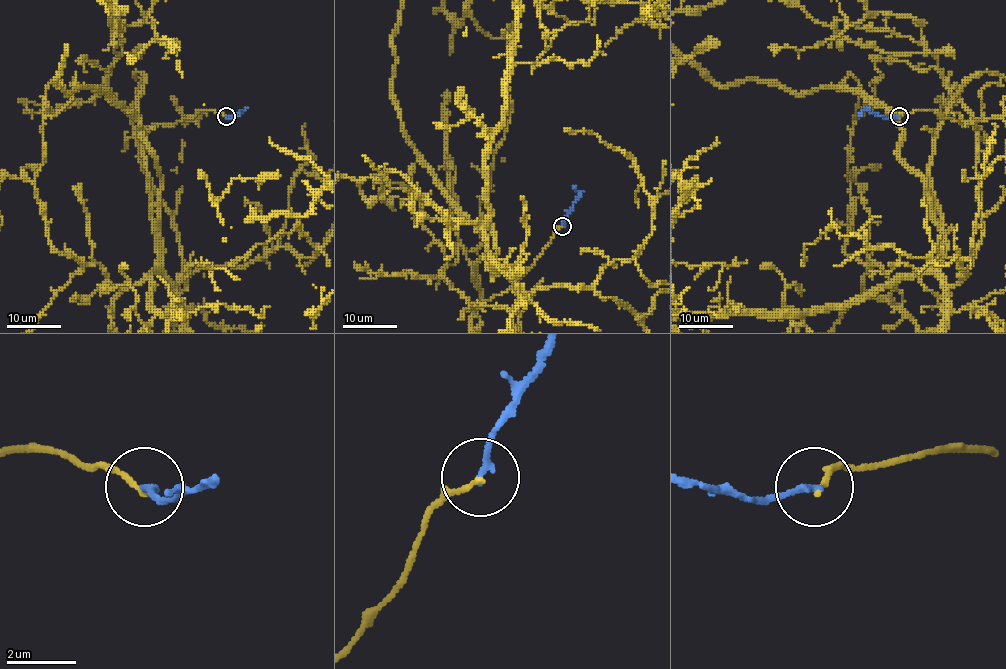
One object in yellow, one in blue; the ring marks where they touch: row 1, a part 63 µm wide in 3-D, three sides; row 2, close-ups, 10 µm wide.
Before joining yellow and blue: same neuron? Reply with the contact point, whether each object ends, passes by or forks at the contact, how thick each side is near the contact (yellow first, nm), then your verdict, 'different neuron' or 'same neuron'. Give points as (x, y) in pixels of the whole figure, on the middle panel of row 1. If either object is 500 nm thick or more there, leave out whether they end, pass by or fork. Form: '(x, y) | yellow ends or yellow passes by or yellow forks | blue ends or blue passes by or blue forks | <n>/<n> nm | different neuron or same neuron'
(562, 226) | yellow ends | blue ends | 140/200 nm | different neuron

